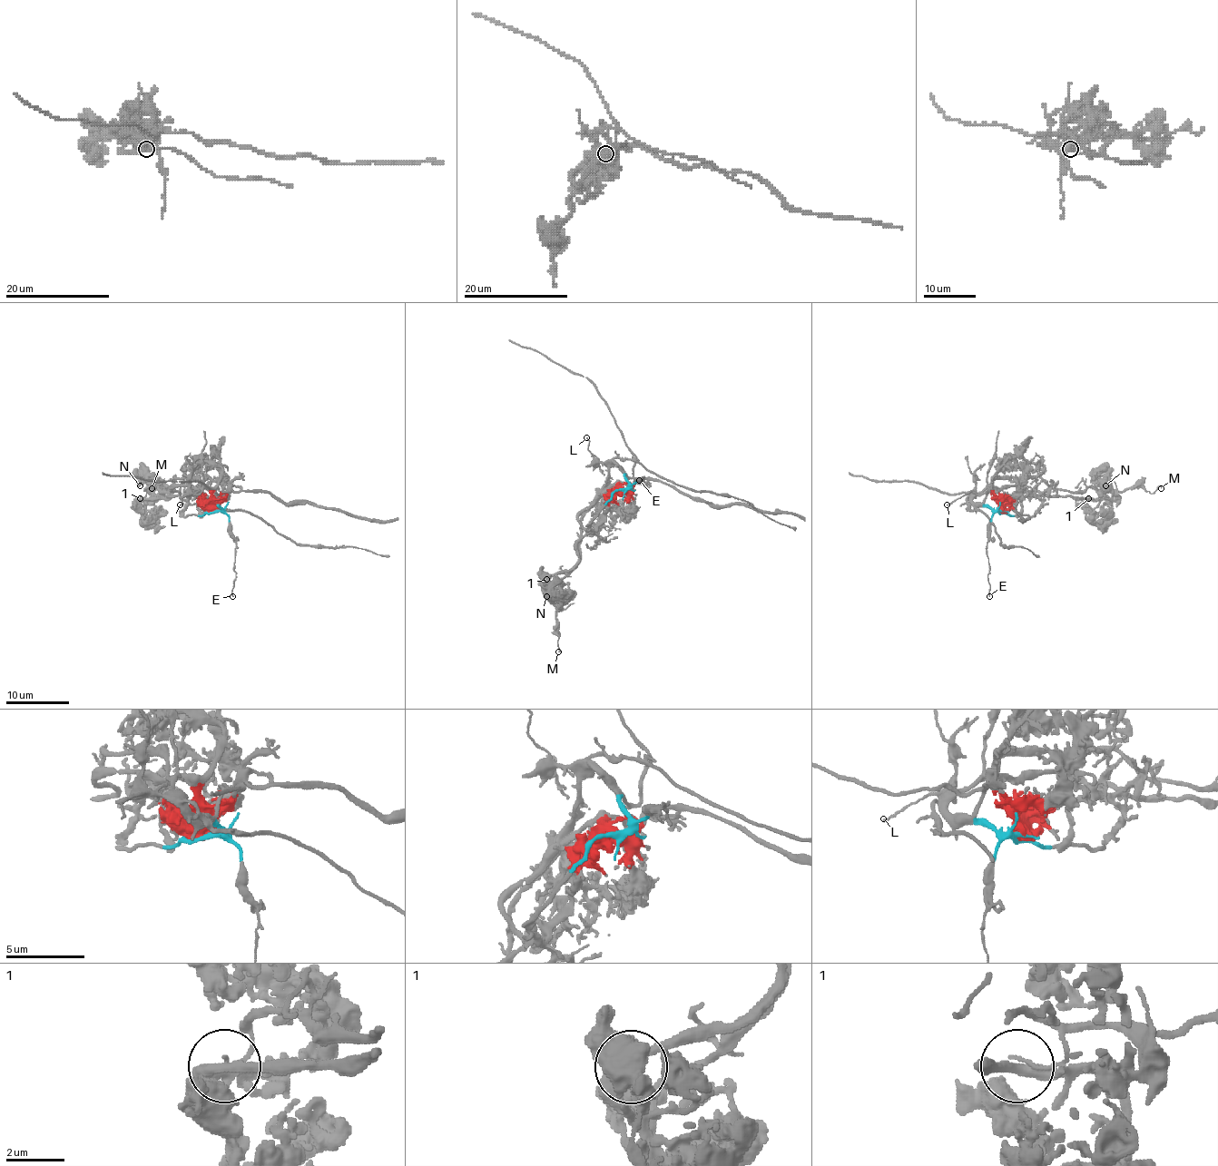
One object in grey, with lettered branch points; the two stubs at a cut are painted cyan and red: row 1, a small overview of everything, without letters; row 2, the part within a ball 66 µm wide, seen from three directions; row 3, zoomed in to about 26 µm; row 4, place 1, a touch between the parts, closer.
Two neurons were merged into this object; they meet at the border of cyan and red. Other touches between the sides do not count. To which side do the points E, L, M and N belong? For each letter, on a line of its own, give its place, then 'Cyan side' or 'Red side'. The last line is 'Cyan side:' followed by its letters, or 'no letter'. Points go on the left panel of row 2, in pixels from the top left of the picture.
E: Place: (232, 596). Cyan side
L: Place: (180, 504). Cyan side
M: Place: (152, 488). Cyan side
N: Place: (140, 485). Red side
Cyan side: E, L, M

